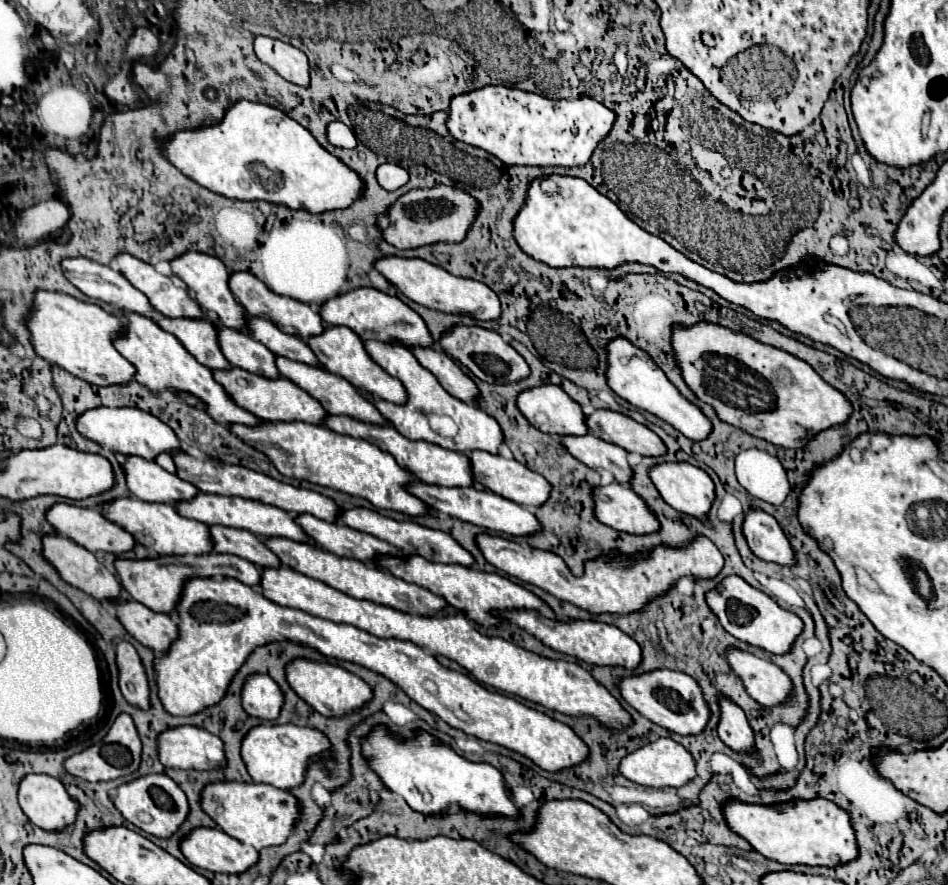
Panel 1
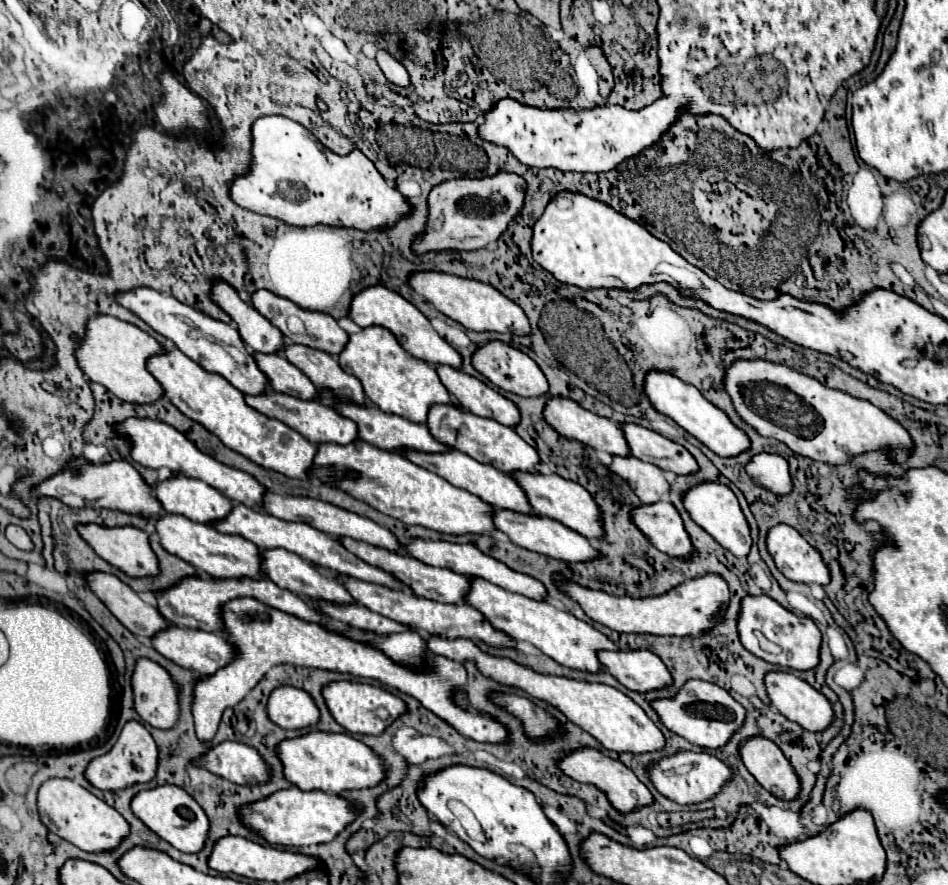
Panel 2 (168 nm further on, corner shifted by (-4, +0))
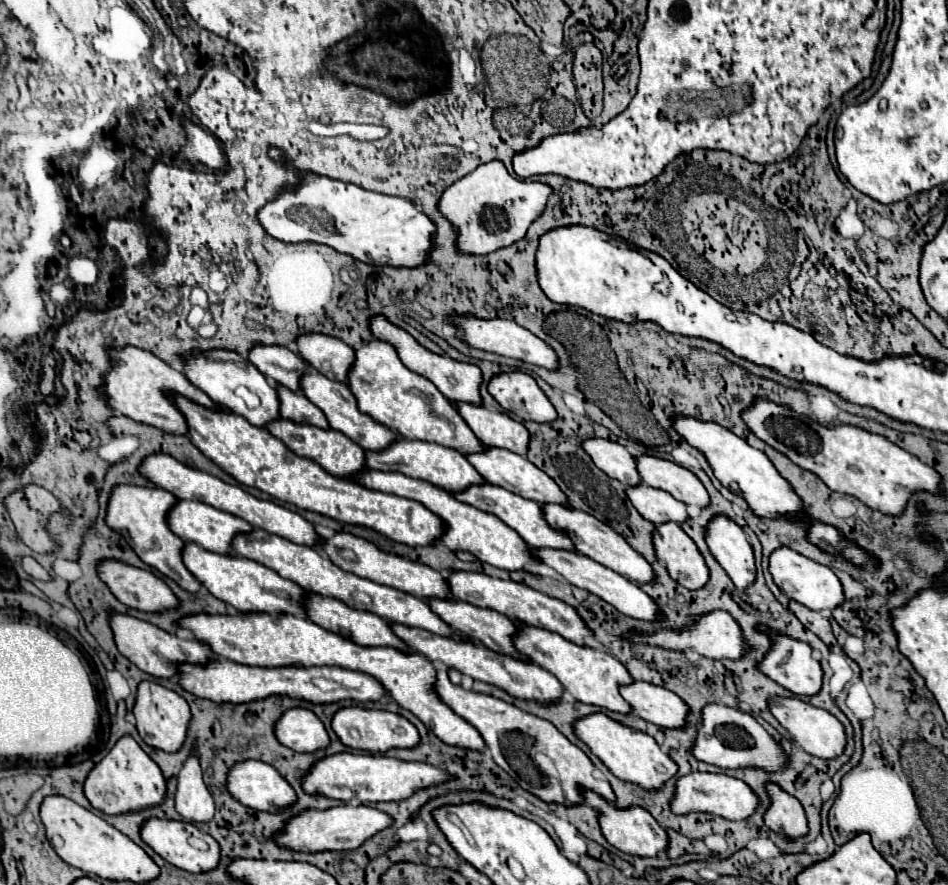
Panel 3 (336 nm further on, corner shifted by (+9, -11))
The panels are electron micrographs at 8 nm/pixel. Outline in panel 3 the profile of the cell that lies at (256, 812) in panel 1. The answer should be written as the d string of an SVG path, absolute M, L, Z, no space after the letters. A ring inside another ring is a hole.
M339 805L331 809L305 809L283 823L283 829L273 833L273 841L279 847L303 853L323 853L323 851L347 851L357 849L367 837L391 825L391 817L369 805Z

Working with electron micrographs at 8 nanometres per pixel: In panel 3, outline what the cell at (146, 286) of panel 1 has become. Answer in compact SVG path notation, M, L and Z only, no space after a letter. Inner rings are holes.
M277 385L275 389L279 395L281 417L291 417L291 421L307 421L309 425L329 425L323 411L315 407L303 393L291 391L283 385Z

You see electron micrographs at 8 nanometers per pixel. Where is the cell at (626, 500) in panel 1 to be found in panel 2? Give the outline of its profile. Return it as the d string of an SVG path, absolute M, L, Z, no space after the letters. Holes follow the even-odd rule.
M668 498L632 510L632 518L660 552L680 560L690 560L694 556L696 550L684 530L684 522Z

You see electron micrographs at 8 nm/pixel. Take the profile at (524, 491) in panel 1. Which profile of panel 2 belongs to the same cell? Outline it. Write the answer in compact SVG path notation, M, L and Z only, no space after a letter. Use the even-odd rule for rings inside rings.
M518 472L518 474L514 474L514 478L524 488L524 492L530 498L532 508L538 514L548 516L552 520L558 520L564 526L568 526L570 530L574 530L574 532L578 532L590 540L604 540L600 506L596 506L596 500L580 484L566 480L566 478L560 478L556 474L524 474L524 472Z

